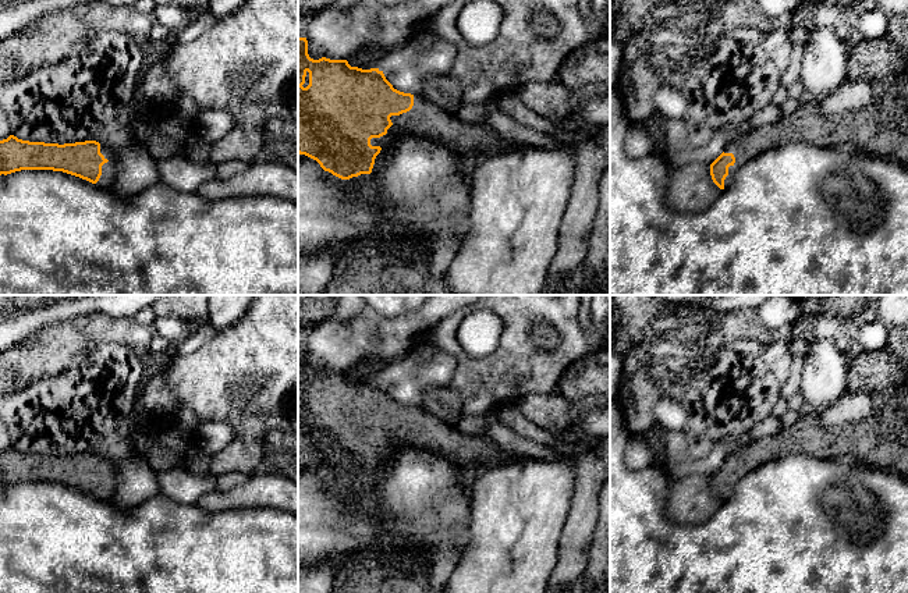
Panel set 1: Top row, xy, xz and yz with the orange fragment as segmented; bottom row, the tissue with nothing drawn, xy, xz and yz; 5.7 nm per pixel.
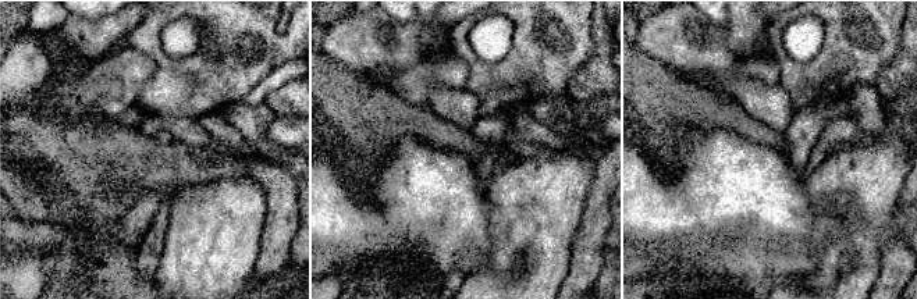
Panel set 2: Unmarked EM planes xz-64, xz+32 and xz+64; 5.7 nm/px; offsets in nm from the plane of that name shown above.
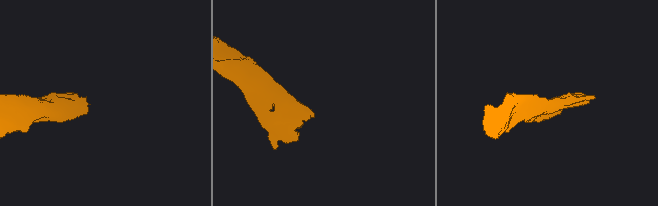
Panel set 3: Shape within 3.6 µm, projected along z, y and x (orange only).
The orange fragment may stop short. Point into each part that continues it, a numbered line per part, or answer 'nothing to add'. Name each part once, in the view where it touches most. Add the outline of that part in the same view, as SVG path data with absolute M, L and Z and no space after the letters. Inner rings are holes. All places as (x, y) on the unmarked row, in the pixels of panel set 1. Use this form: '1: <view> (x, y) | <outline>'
1: xz (426, 432) | M422 406L414 408L409 423L390 429L393 437L380 450L372 450L372 458L386 461L398 445L415 447L450 458L460 471L476 461L487 469L503 466L518 454L501 448L487 437L464 436L446 420L429 413Z

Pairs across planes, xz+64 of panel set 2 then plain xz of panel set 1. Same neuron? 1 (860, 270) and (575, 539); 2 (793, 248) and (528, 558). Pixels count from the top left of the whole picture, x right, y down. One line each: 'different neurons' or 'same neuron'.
1: different neurons
2: different neurons

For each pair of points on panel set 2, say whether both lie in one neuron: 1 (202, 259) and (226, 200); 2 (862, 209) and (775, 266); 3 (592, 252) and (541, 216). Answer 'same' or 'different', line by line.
1: same
2: different
3: different

